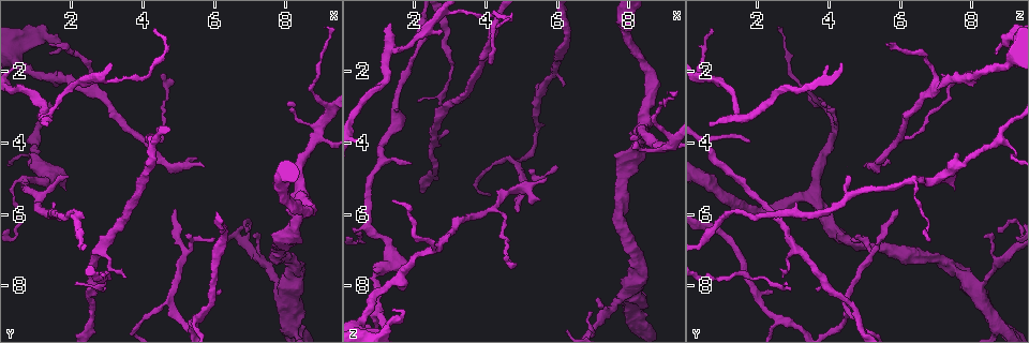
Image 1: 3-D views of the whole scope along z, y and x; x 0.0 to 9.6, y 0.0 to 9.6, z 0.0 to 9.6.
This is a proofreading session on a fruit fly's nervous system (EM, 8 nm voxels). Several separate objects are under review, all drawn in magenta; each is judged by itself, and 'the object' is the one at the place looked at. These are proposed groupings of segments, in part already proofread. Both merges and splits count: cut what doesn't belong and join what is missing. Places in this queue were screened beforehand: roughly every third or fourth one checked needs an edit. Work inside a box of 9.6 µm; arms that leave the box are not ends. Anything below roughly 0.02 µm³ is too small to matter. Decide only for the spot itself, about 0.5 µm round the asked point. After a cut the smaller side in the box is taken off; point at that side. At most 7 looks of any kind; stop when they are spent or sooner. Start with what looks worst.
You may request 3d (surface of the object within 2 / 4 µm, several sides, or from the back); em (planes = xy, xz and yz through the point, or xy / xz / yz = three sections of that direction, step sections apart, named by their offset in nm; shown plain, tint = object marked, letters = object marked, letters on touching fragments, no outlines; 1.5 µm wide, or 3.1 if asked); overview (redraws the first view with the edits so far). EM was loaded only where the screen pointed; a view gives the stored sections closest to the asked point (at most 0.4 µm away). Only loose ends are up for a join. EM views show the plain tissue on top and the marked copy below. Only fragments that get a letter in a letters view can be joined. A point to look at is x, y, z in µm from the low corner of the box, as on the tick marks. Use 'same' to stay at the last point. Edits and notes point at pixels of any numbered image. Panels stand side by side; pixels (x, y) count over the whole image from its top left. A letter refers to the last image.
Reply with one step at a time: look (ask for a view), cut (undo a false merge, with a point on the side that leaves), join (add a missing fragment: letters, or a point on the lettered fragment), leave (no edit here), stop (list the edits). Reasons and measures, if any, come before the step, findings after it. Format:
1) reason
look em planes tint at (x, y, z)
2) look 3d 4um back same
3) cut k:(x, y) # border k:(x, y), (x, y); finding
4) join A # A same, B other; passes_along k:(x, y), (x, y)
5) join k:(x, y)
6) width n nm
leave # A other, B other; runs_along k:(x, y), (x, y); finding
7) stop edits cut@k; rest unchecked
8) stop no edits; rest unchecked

look em yz step 8 tint at (4.90, 5.90, 5.90)

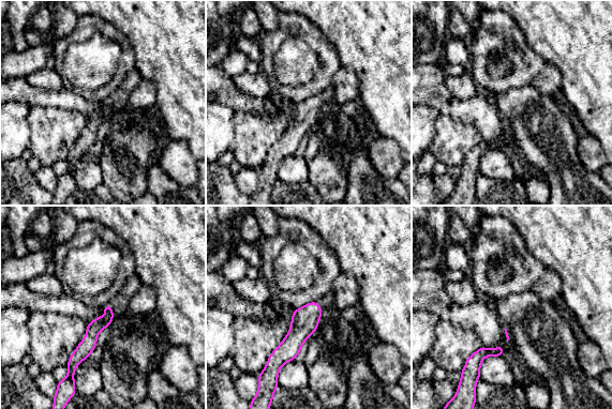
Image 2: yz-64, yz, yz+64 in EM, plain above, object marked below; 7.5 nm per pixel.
look em planes letters same

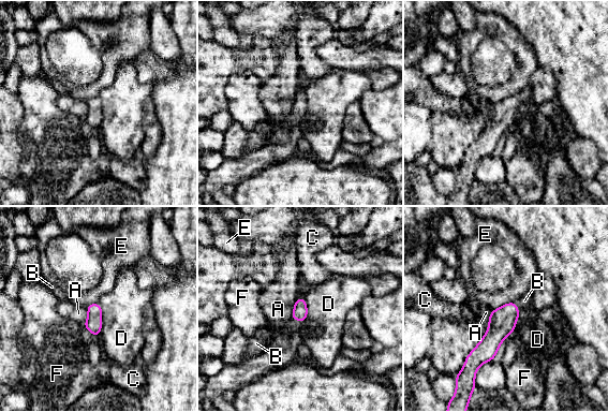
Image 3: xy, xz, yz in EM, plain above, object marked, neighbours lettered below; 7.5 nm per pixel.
width 110 nm
join B # A other, B same, C other, D other, E other, F other; passes_along 3:(300, 311), (297, 320), (267, 334); it goes on there

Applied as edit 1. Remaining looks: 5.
look overview

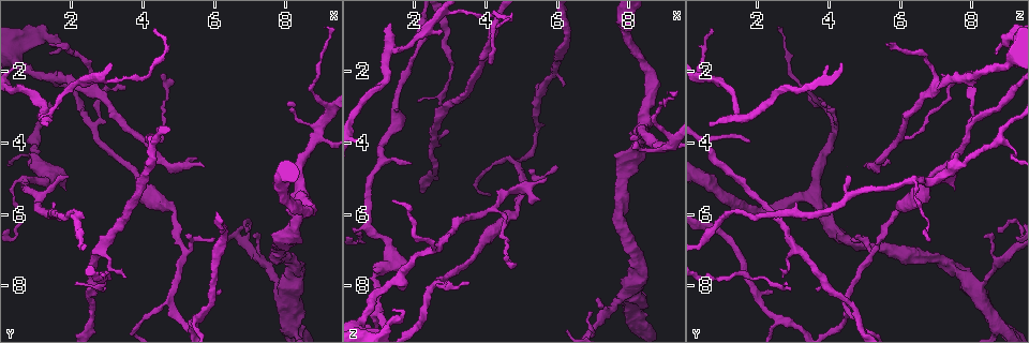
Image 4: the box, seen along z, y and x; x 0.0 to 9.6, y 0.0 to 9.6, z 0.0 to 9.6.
side arm on a straight run
look 3d 4um at (4.15, 4.00, 5.90)

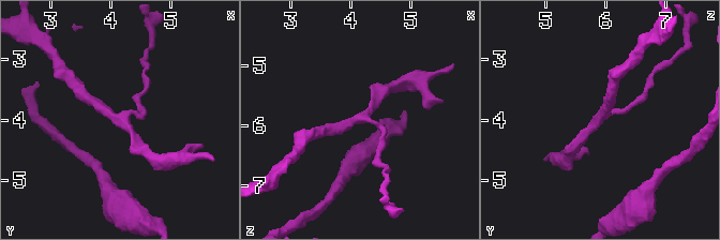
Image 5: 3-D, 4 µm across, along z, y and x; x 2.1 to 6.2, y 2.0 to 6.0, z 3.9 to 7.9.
arms 3
look em xz step 8 tint at (4.15, 3.95, 5.85)

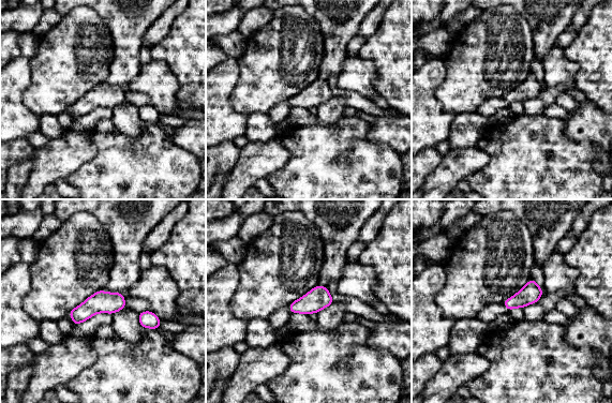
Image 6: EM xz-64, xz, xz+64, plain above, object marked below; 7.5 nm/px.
look em planes letters same

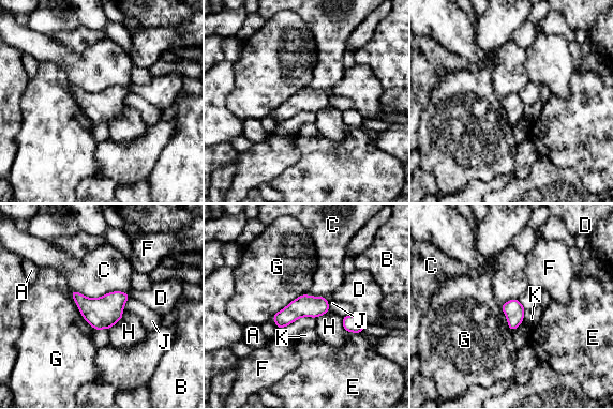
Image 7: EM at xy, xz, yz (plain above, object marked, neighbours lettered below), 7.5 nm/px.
longest_contact C 420 nm
leave # A other, B other, C other, D other, E other, F other, G other, H other, J other, K other; continuous, no second neuron

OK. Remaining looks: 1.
stop edits join@3; rest unchecked

